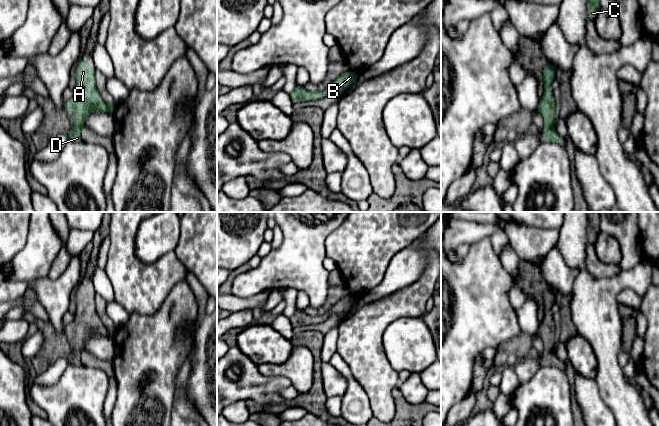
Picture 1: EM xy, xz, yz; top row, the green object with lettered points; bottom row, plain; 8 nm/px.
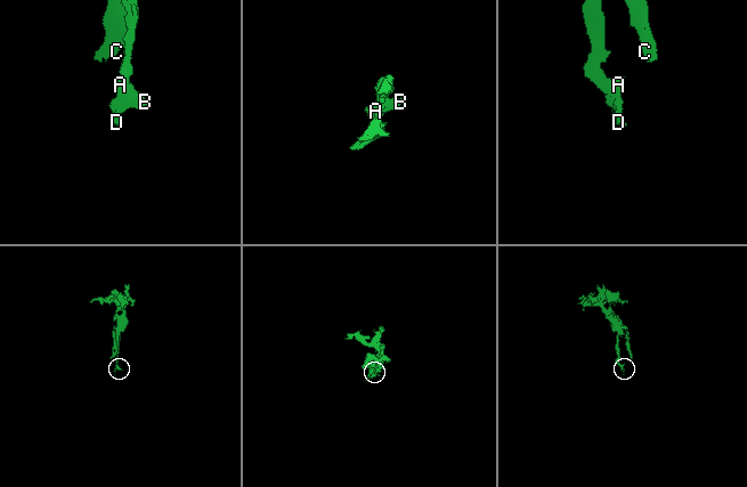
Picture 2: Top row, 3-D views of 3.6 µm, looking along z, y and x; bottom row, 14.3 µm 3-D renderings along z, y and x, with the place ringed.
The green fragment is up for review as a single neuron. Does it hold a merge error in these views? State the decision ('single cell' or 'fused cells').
single cell

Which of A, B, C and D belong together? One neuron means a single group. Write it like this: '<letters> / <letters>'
A B C D

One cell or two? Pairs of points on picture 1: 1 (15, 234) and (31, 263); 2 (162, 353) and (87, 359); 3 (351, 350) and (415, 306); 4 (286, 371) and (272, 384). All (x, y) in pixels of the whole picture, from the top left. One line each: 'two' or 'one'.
1: two
2: two
3: one
4: two

